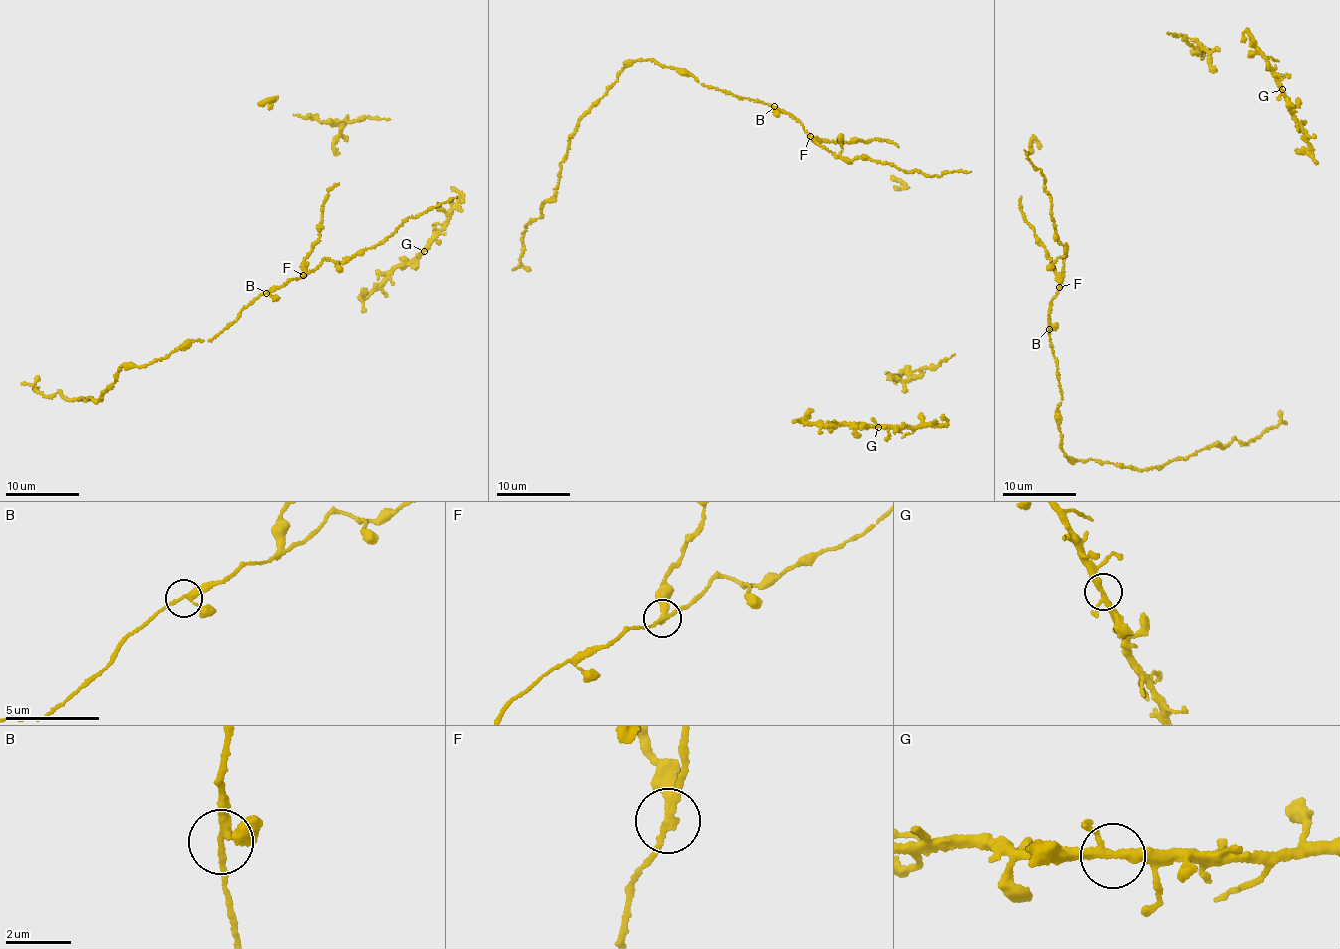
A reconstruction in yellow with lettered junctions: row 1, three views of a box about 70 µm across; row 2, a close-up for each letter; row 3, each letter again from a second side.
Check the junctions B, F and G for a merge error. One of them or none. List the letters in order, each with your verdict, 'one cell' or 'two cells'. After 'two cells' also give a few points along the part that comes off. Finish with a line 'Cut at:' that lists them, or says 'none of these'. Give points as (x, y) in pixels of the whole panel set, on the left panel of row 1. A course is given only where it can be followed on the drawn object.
B: one cell
F: two cells; course (304, 276), (305, 260), (319, 237), (323, 204), (331, 187), (339, 183)
G: one cell
Cut at: F

